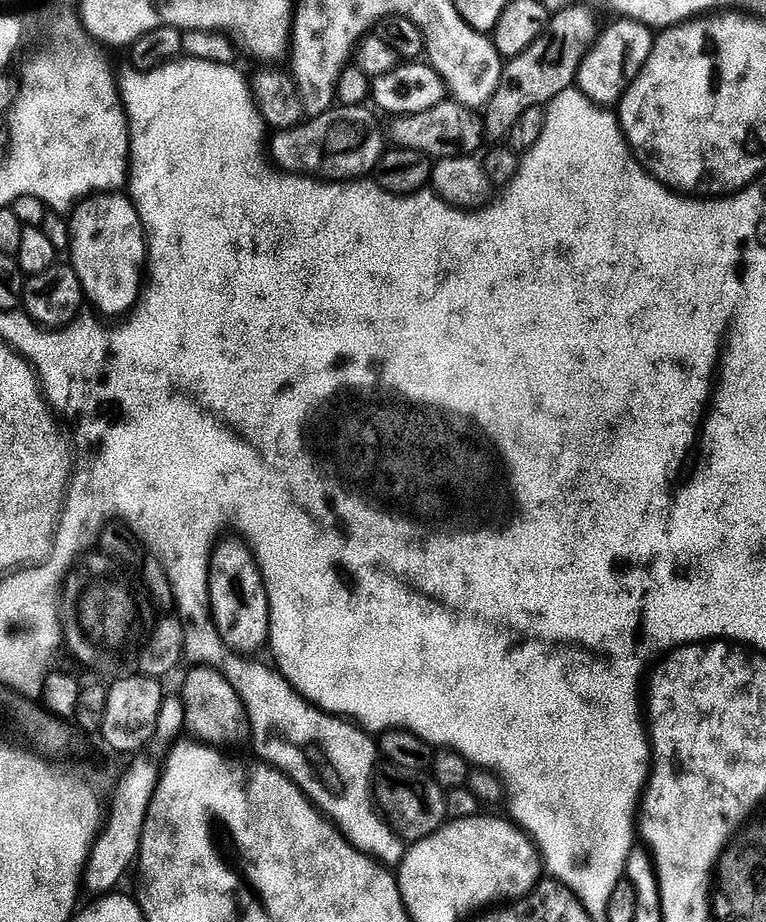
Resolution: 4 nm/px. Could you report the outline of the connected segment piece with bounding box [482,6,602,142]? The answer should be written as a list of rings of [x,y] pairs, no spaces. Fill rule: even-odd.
[[[575,6],[559,9],[549,19],[548,29],[540,35],[538,42],[503,65],[498,88],[482,112],[487,139],[492,142],[503,141],[527,111],[543,109],[558,94],[573,87],[584,55],[590,51],[601,31],[602,24],[596,21],[590,9]]]

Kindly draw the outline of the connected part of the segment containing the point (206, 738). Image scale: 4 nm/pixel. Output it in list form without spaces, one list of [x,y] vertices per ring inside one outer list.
[[[193,667],[184,680],[184,726],[193,741],[215,750],[232,750],[247,745],[252,739],[250,718],[242,698],[230,686],[230,682],[216,669]]]

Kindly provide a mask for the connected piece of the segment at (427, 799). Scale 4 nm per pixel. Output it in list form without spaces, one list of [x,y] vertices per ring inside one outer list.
[[[392,762],[383,766],[385,768],[377,774],[376,780],[374,776],[370,784],[374,803],[380,815],[405,845],[411,846],[419,840],[430,838],[430,834],[444,827],[448,820],[445,789],[440,788],[438,782],[423,771],[398,768]]]

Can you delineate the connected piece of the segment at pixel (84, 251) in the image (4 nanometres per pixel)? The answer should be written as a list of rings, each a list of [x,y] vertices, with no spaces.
[[[117,190],[81,200],[71,213],[70,227],[70,267],[82,282],[87,303],[93,304],[101,317],[127,317],[146,283],[148,263],[148,240],[131,196]]]

